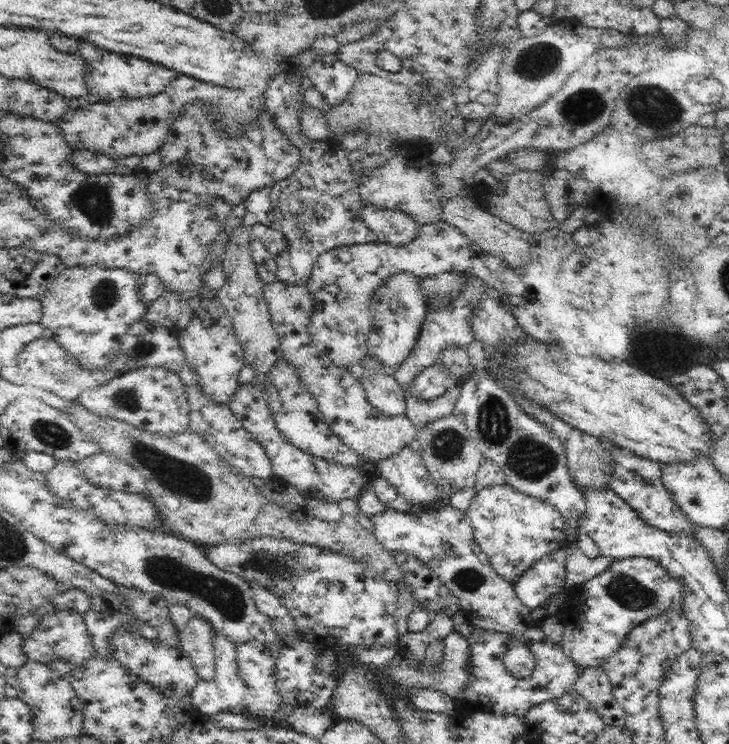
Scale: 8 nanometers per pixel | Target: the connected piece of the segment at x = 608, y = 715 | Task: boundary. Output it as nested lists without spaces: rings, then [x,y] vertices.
[[[586,668],[581,674],[574,691],[580,696],[586,696],[586,700],[598,710],[608,726],[624,726],[624,710],[612,696],[612,687],[606,672],[602,668]]]

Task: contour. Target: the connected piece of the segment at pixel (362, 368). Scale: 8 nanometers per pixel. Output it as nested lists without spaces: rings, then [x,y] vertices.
[[[365,357],[356,370],[369,403],[385,416],[403,416],[406,411],[404,385],[395,379],[393,371],[377,358]]]

